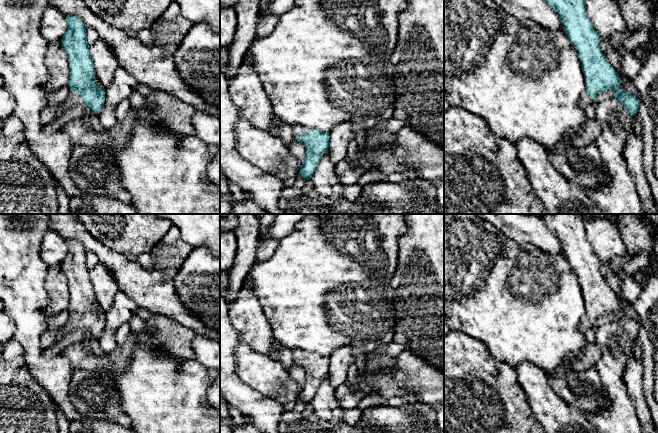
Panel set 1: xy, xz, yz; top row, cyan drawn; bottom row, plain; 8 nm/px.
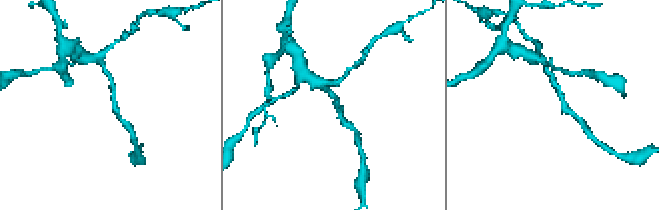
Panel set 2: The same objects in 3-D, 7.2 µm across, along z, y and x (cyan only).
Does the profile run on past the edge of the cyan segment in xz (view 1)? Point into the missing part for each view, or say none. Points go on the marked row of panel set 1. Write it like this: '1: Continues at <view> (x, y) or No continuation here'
1: Continues at xz (297, 130)

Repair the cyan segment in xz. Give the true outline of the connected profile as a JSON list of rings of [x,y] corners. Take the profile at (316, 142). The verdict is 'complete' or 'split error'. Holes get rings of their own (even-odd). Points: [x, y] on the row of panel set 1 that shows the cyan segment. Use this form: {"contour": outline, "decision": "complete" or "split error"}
{"contour": [[[302,126],[292,127],[294,138],[303,143],[306,148],[306,156],[299,170],[299,176],[310,180],[322,158],[322,155],[329,148],[329,132],[311,129],[305,131]]], "decision": "split error"}

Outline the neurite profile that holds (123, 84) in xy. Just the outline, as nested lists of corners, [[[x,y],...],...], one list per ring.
[[[118,66],[111,84],[105,89],[105,102],[99,119],[104,129],[111,129],[117,124],[116,106],[137,90],[139,82],[123,67]]]

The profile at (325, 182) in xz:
[[[326,150],[313,173],[311,179],[313,189],[322,196],[330,199],[342,199],[344,185],[335,174],[335,165],[330,160],[329,151]]]

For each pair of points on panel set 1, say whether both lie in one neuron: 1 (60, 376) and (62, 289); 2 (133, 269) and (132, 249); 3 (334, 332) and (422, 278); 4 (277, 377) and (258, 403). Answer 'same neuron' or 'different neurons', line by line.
1: different neurons
2: different neurons
3: different neurons
4: different neurons

